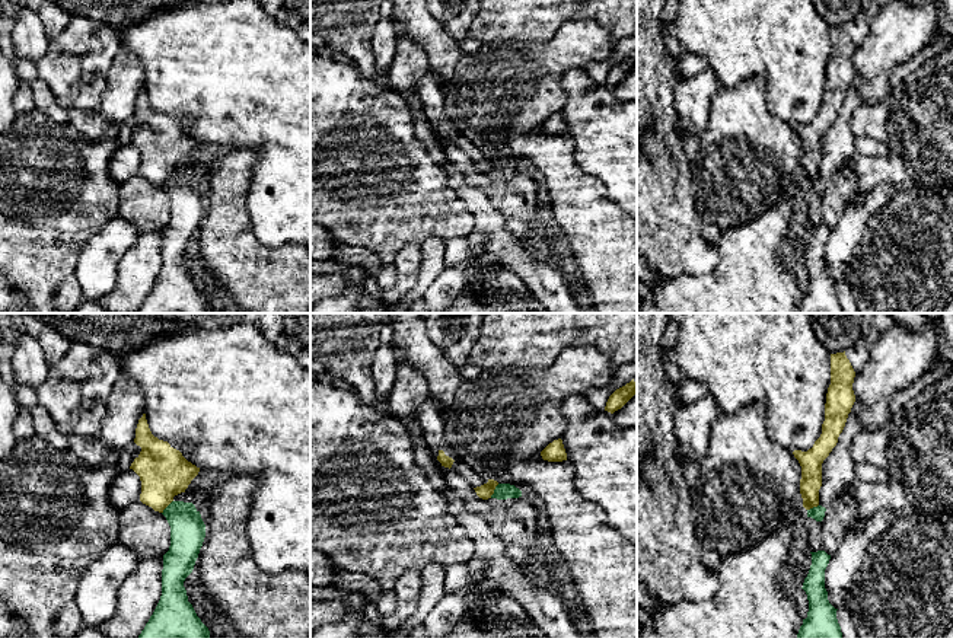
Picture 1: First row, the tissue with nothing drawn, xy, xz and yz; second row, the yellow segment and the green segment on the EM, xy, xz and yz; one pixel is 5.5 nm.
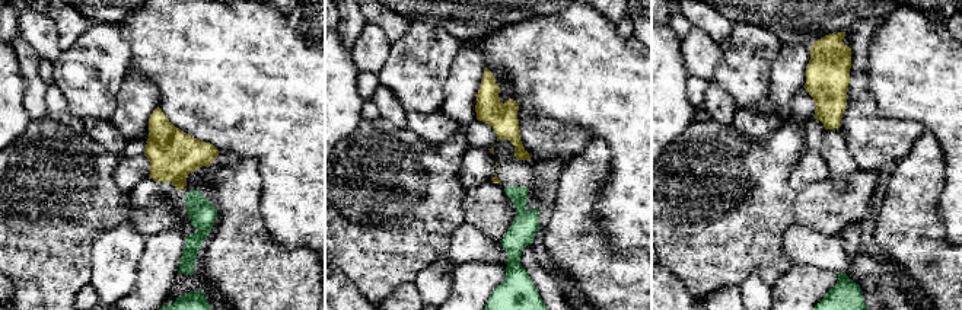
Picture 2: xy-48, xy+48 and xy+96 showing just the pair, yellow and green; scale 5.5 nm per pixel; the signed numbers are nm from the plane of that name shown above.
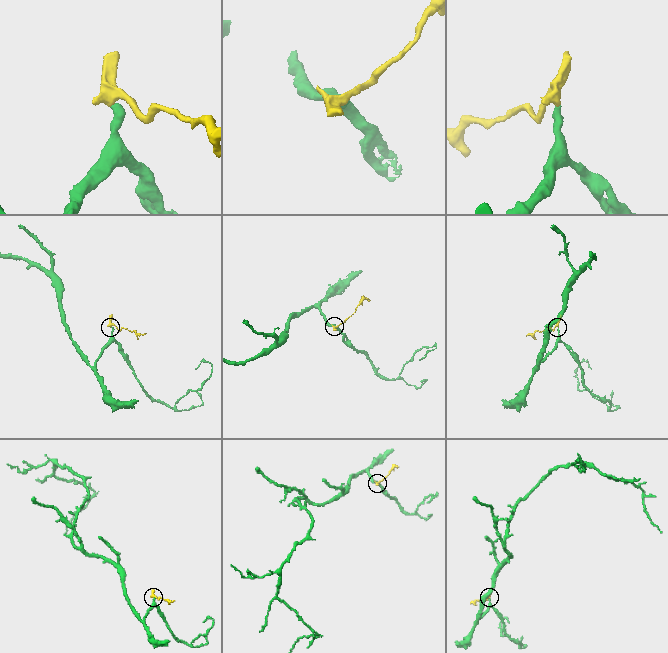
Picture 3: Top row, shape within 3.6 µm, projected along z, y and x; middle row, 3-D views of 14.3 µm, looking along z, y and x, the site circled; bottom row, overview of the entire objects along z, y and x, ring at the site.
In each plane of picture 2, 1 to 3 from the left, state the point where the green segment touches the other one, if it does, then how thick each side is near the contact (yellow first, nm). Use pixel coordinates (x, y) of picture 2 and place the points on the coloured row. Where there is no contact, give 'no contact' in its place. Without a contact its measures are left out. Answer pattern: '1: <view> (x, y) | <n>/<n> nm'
1: no contact
2: no contact
3: no contact

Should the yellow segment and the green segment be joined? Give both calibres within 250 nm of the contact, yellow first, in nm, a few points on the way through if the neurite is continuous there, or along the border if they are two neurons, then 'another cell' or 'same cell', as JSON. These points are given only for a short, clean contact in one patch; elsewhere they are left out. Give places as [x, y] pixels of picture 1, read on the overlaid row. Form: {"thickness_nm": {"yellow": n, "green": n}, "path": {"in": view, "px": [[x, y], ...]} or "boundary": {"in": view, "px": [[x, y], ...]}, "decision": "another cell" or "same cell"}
{"thickness_nm": {"yellow": 80, "green": 90}, "boundary": {"in": "xz", "px": [[499, 484], [490, 497]]}, "decision": "another cell"}

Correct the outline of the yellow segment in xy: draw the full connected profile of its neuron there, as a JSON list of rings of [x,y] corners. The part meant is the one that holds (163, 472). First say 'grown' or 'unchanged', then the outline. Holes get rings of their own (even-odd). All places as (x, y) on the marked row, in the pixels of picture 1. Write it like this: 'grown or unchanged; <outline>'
unchanged; [[[146,414],[138,420],[134,443],[141,447],[141,452],[130,469],[141,481],[140,501],[154,511],[163,513],[175,495],[185,492],[200,468],[188,462],[168,441],[154,437]]]

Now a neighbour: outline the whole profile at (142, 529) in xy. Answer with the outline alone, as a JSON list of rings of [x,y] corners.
[[[136,501],[119,510],[118,520],[118,542],[140,558],[163,556],[169,551],[170,526],[162,513]]]

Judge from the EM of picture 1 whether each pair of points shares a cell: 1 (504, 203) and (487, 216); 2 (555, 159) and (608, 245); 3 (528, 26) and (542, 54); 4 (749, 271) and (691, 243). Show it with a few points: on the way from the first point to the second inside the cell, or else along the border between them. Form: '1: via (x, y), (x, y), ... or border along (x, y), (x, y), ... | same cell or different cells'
1: border along (481, 190), (506, 217) | different cells
2: via (566, 181), (582, 209), (596, 223) | same cell
3: border along (564, 22), (547, 40), (500, 41) | different cells
4: border along (714, 243), (719, 262), (707, 273), (688, 273) | different cells

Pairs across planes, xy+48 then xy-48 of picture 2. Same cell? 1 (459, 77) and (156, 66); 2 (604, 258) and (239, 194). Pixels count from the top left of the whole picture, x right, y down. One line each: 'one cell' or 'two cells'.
1: two cells
2: one cell

